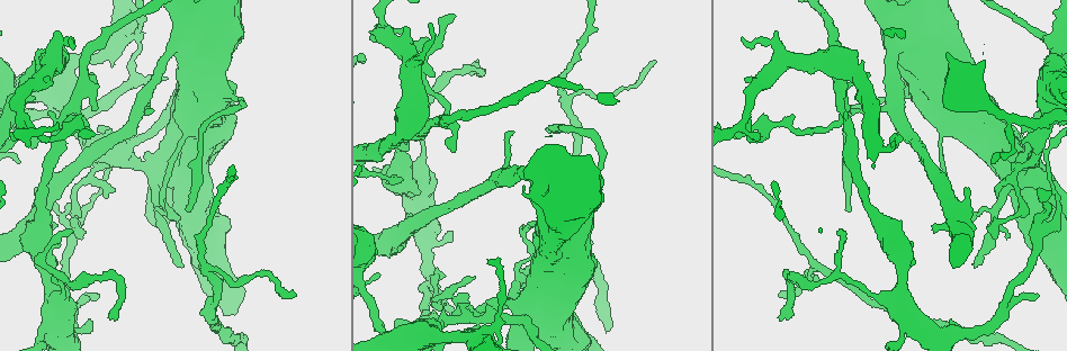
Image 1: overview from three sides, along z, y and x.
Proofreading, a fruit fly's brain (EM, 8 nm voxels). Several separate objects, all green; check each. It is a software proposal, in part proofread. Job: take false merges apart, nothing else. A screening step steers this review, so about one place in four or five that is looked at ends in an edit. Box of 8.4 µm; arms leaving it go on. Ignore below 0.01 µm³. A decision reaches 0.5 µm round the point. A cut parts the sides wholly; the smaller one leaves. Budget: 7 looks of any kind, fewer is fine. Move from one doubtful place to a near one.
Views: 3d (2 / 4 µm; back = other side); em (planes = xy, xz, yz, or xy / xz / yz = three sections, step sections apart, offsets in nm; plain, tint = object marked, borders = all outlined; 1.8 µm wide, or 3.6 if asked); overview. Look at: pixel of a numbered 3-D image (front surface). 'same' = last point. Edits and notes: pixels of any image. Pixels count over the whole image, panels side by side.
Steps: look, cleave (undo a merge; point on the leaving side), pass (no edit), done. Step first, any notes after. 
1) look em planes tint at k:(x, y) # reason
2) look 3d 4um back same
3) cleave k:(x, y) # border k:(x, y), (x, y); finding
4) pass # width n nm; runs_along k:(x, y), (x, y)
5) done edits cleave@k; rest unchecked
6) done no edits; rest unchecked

look em 3.6um xz step 16 plain at 1:(903, 293) # four or more arms meet

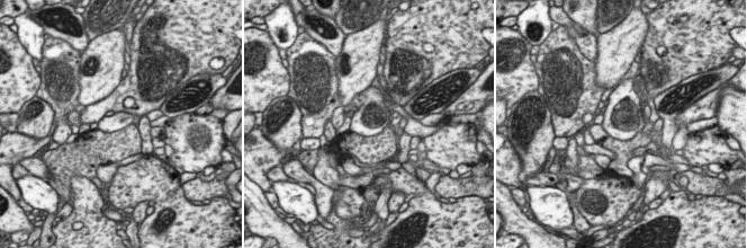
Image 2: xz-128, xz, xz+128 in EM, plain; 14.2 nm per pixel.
look em 3.6um xz step 16 tint same # with the object marked

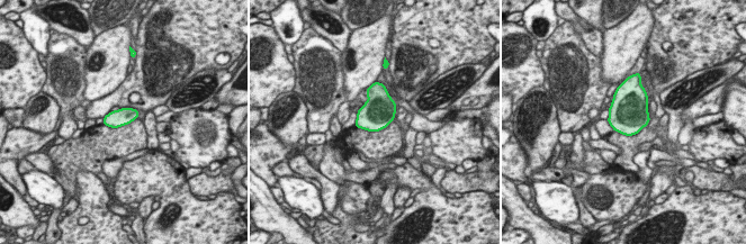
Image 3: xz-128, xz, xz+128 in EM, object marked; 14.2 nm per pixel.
pass # all the same neuron

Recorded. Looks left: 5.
look 3d 4um back at 1:(930, 42) # closes a loop

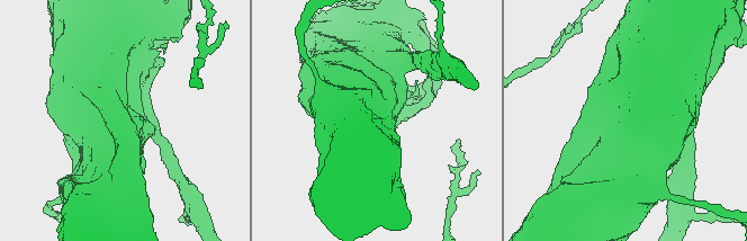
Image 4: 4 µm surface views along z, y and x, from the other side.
look em yz step 16 tint at 4:(622, 118) # shape alone is not enough

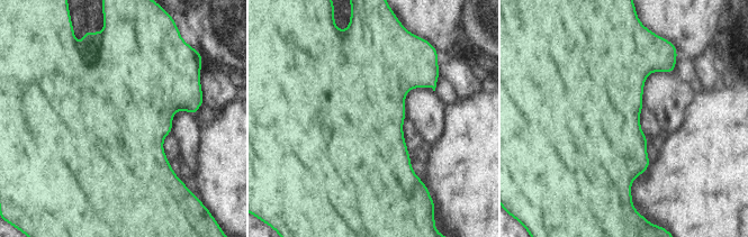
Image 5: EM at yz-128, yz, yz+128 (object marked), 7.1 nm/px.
pass # width 400 nm; continuous, no second neuron

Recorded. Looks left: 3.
look 3d 4um at 1:(135, 42) # thin arm on a thick one

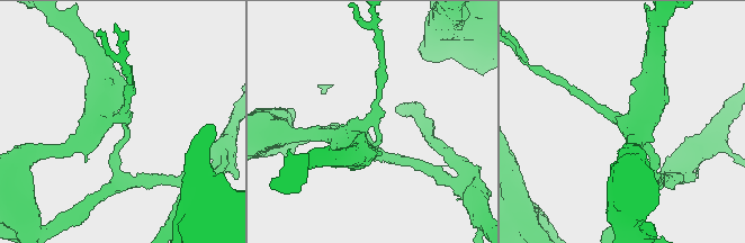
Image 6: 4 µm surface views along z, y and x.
look em planes tint at 6:(375, 126) # arms 3

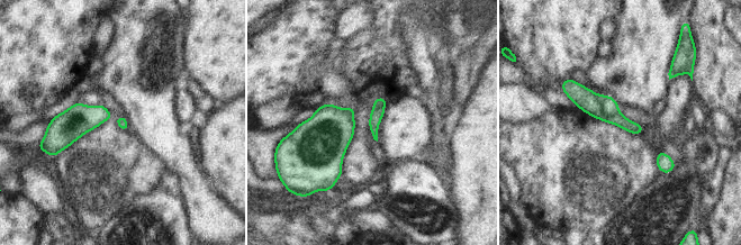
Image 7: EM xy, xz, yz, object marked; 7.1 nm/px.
cleave 7:(610, 105) # border 7:(601, 96), (602, 109), (615, 114); a second neuron is stuck on

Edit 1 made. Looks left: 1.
done edits cleave@7; rest unchecked

